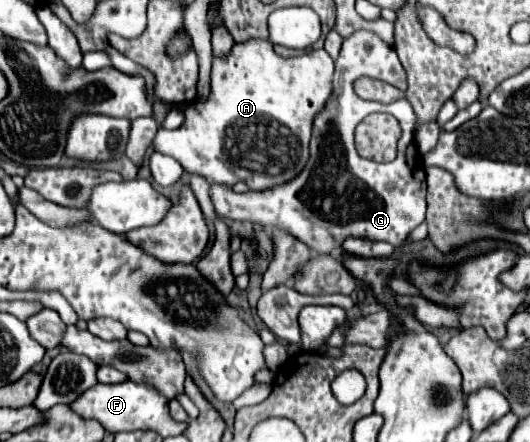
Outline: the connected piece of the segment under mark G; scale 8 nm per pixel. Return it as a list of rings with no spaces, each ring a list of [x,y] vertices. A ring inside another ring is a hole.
[[[365,30],[345,38],[335,60],[335,72],[331,80],[333,92],[313,120],[311,154],[305,168],[287,184],[261,192],[237,194],[223,184],[211,184],[211,200],[217,214],[251,224],[259,222],[267,228],[281,228],[319,254],[337,252],[343,240],[349,236],[365,238],[369,242],[389,242],[391,246],[405,246],[411,230],[415,230],[425,220],[427,208],[425,184],[415,174],[423,172],[413,134],[417,116],[405,98],[391,104],[361,100],[353,92],[353,80],[361,76],[381,78],[399,90],[407,90],[405,70],[393,48],[389,48],[373,32]],[[377,110],[393,114],[401,122],[403,130],[397,146],[397,158],[387,164],[361,158],[353,142],[357,124]]]

